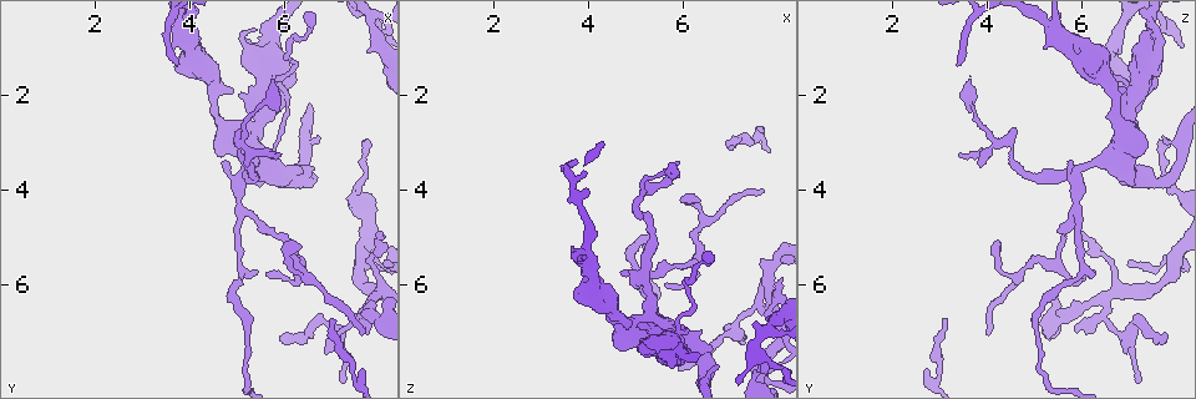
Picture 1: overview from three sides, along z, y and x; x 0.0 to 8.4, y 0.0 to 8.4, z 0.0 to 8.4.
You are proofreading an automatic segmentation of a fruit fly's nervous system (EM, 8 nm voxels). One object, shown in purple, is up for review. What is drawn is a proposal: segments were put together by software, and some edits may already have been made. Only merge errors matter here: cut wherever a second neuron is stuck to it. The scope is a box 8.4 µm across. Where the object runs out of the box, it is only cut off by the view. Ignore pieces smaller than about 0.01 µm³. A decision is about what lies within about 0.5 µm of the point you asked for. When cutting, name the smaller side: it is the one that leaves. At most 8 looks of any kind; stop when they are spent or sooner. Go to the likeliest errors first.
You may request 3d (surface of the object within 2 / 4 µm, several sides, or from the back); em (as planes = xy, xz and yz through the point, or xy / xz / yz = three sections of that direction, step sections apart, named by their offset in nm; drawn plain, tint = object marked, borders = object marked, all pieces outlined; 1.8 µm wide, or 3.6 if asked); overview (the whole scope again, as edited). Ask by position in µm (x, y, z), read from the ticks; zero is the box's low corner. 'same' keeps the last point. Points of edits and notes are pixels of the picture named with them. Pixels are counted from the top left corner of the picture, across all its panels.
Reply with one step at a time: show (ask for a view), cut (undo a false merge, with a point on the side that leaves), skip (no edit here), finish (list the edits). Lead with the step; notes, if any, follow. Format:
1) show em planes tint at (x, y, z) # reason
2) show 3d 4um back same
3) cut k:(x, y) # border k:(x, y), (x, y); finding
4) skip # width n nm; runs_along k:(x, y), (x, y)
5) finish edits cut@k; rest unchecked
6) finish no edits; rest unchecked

show 3d 2um at (5.50, 2.60, 7.10)

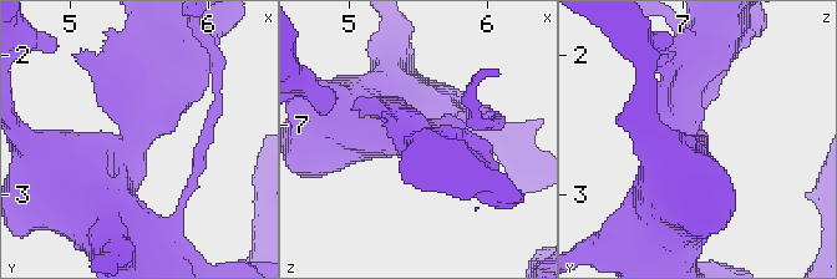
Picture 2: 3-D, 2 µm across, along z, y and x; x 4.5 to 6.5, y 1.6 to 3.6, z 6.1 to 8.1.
show em planes borders same # arms 4

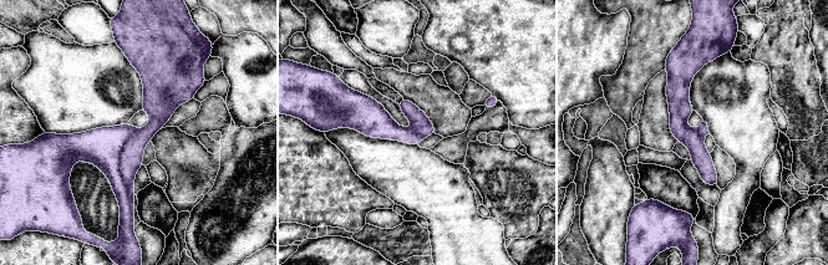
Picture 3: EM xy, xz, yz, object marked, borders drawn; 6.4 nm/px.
cut 3:(132, 153) # width 130 nm; part_leaving 3:(690, 57), (679, 128), (715, 182); two neurons meet here

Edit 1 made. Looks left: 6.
show overview

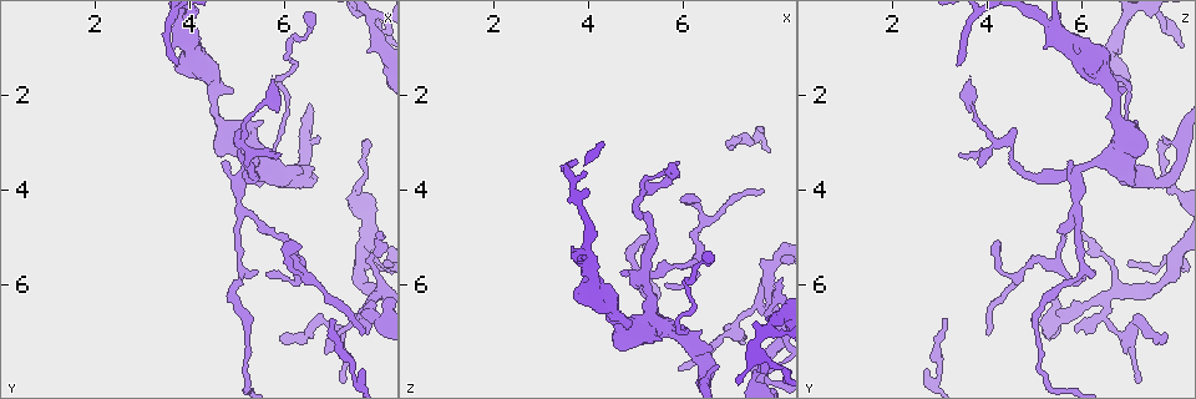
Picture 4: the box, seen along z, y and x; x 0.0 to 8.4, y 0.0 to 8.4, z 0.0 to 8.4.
show em planes borders at (4.10, 1.20, 6.30) # sudden change in width

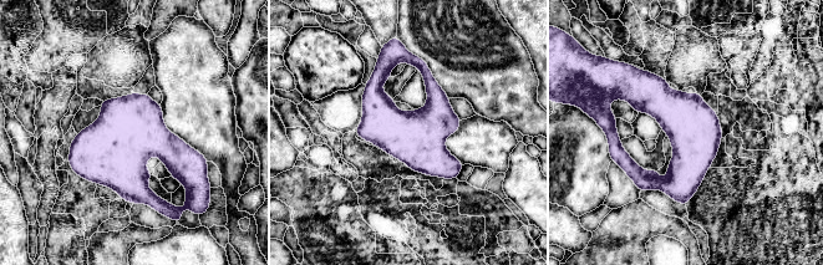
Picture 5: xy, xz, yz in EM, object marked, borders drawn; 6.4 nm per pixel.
skip # one neuron here

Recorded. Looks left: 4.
show 3d 2um back at (7.40, 7.80, 3.00) # thin neck

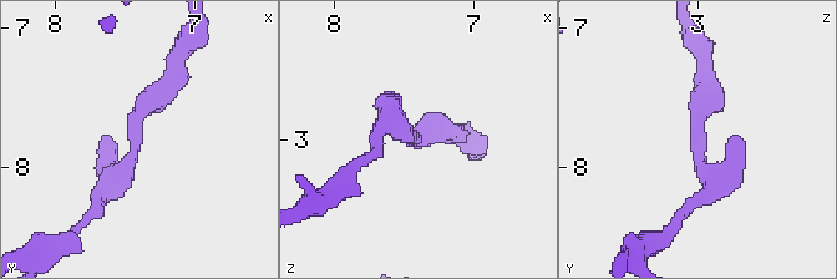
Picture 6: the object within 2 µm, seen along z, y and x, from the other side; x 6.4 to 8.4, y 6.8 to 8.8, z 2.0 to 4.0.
show em xz step 4 tint at (7.46, 7.86, 2.96) # now the EM

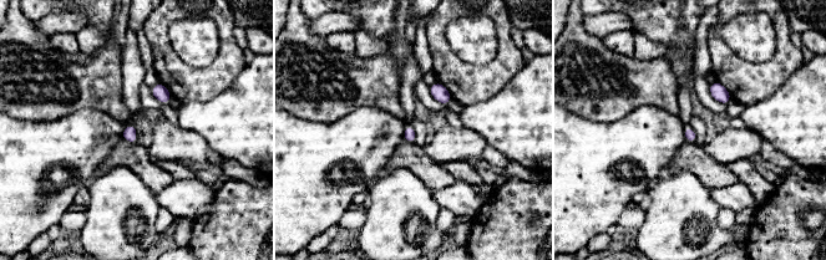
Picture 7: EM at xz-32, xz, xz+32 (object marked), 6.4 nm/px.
show em planes borders same

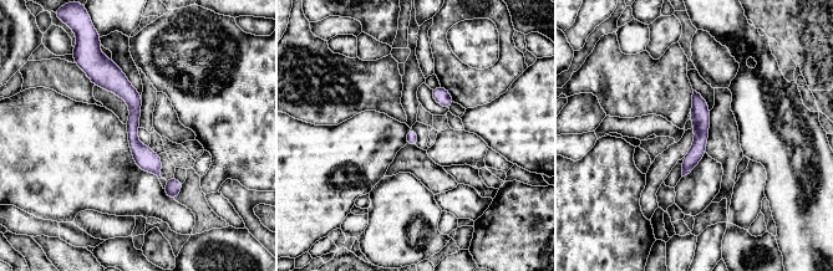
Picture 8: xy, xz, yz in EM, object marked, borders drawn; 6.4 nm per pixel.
skip # runs_along 8:(98, 70), (133, 100), (133, 142), (172, 195); continuous, no second neuron

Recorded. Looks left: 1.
finish edits cut@3; rest unchecked

